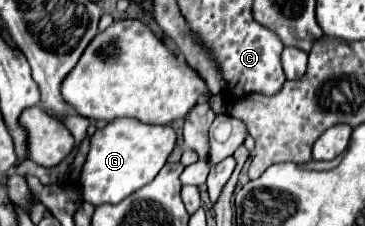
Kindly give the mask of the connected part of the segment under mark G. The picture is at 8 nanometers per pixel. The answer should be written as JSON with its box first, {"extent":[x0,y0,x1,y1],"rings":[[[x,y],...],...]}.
{"extent":[79,118,175,206],"rings":[[[117,118],[113,122],[109,122],[103,130],[97,130],[91,136],[91,146],[85,158],[85,164],[81,168],[81,176],[79,176],[79,196],[83,202],[91,204],[91,206],[101,206],[101,204],[117,204],[123,198],[127,198],[131,192],[139,190],[141,186],[149,184],[157,172],[163,168],[163,164],[167,162],[167,156],[171,154],[171,150],[175,148],[175,130],[171,126],[155,126],[155,124],[143,124],[137,122],[133,118]]]}

